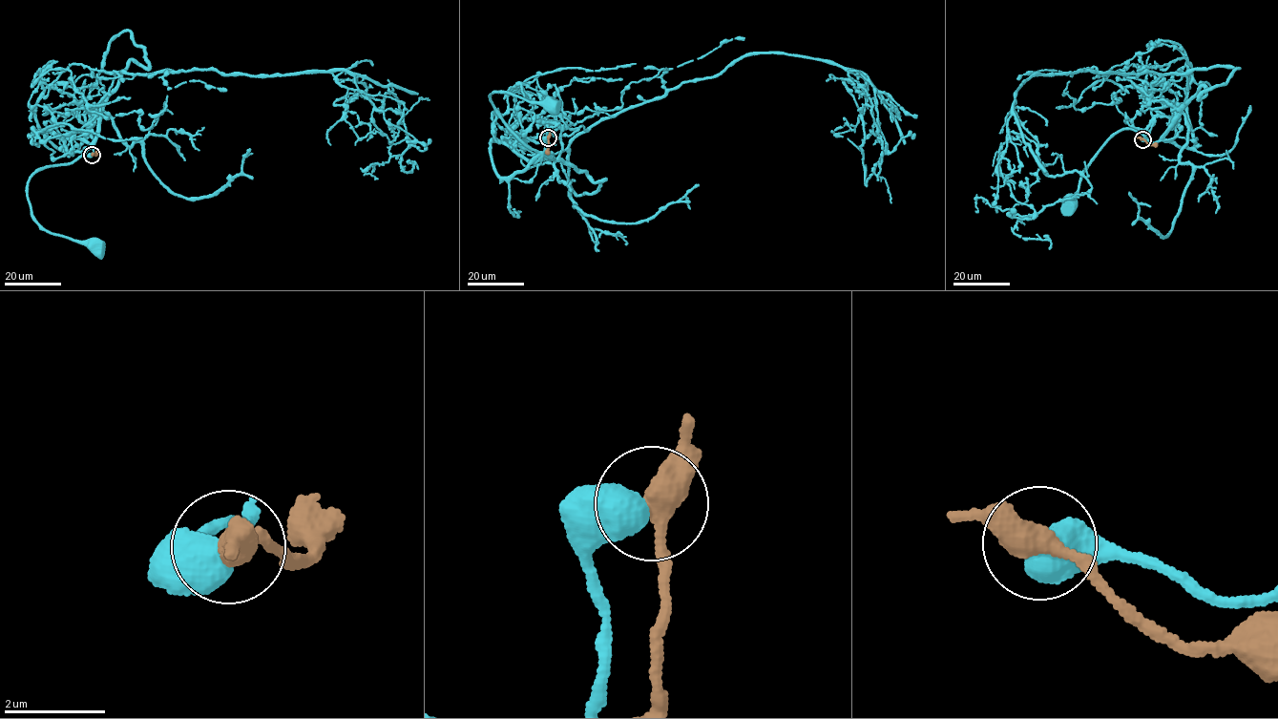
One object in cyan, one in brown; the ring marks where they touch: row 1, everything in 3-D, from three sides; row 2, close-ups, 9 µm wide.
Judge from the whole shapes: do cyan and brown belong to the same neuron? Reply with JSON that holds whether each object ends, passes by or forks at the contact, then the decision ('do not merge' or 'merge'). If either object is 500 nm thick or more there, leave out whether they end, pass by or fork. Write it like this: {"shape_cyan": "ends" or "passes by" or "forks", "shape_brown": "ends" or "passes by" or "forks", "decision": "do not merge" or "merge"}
{"decision": "do not merge"}

